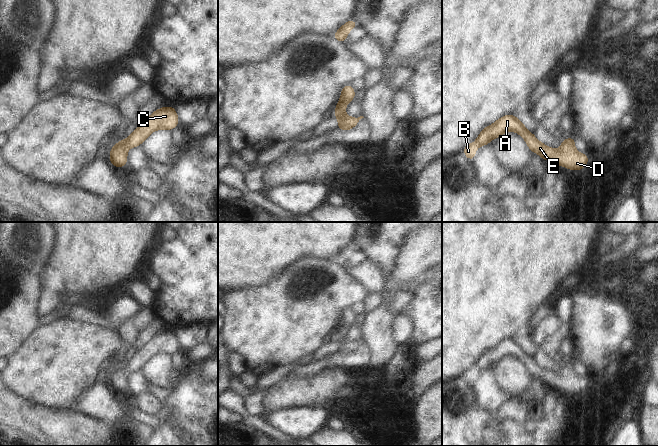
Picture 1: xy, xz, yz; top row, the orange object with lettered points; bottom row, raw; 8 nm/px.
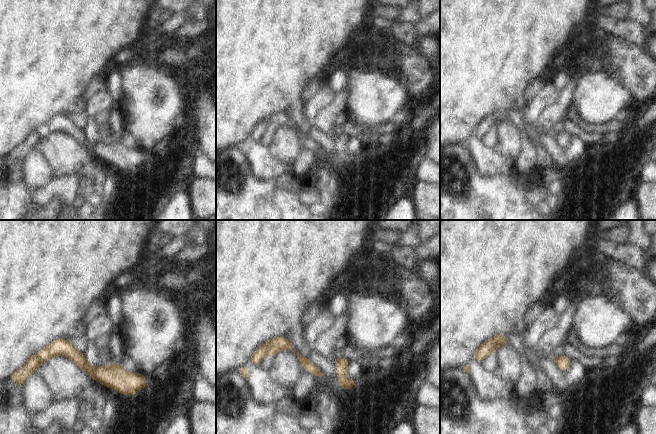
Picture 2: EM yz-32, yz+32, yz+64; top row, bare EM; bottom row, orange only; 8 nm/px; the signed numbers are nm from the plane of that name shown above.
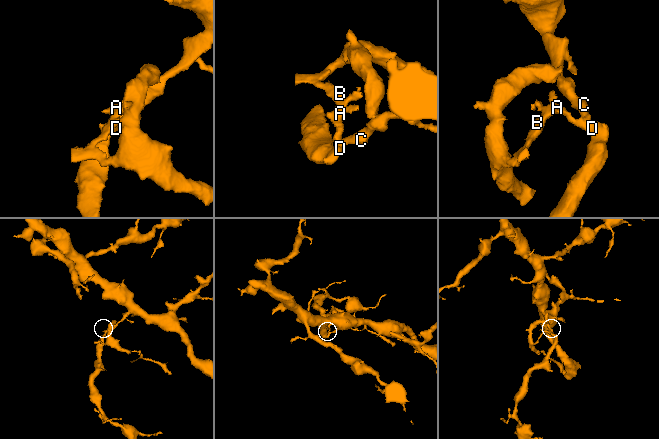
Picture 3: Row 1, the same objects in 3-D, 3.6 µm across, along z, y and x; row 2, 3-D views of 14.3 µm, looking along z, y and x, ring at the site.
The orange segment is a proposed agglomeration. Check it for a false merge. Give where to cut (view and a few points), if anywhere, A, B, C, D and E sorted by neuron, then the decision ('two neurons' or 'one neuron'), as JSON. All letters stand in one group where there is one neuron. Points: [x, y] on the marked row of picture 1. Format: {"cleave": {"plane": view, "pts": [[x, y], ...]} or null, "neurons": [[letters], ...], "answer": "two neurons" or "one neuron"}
{"cleave": null, "neurons": [["A", "B", "C", "D", "E"]], "answer": "one neuron"}

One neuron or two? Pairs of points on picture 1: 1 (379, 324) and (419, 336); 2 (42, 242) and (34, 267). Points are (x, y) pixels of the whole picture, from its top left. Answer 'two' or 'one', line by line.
1: two
2: one

